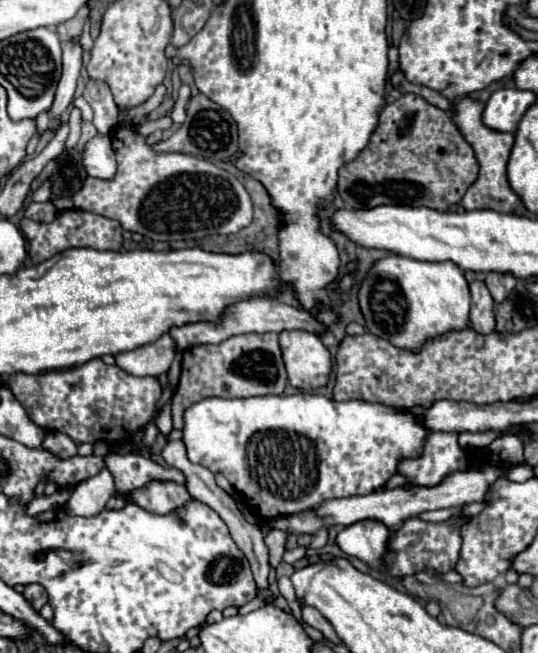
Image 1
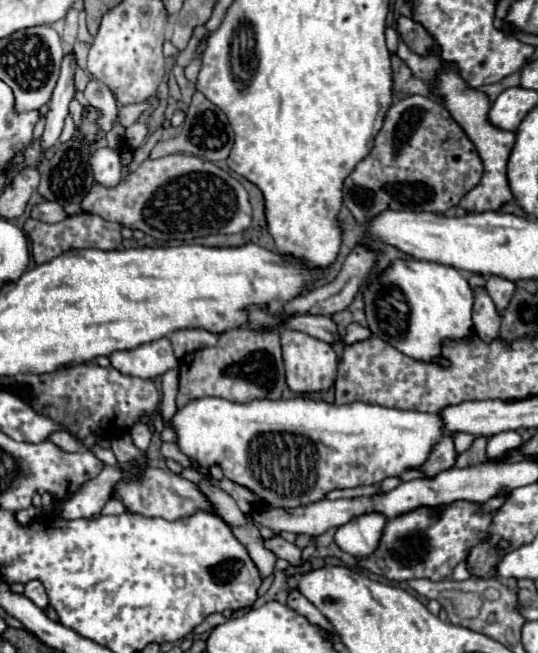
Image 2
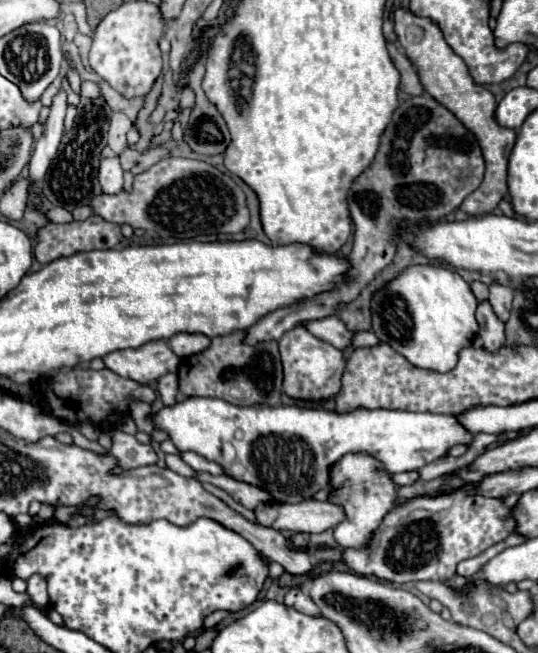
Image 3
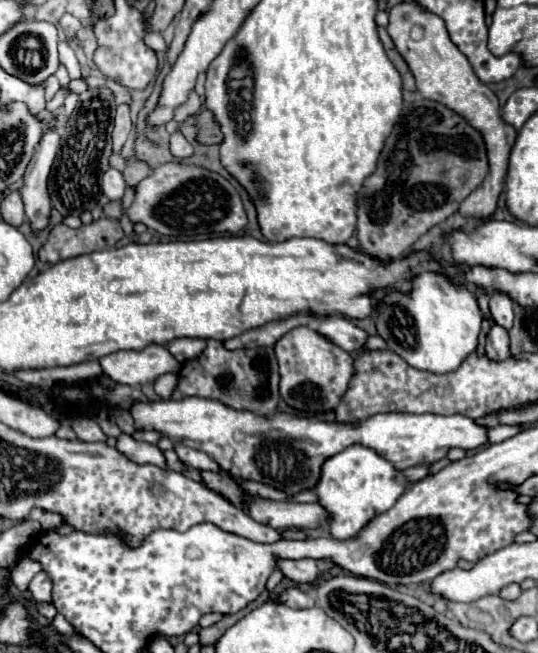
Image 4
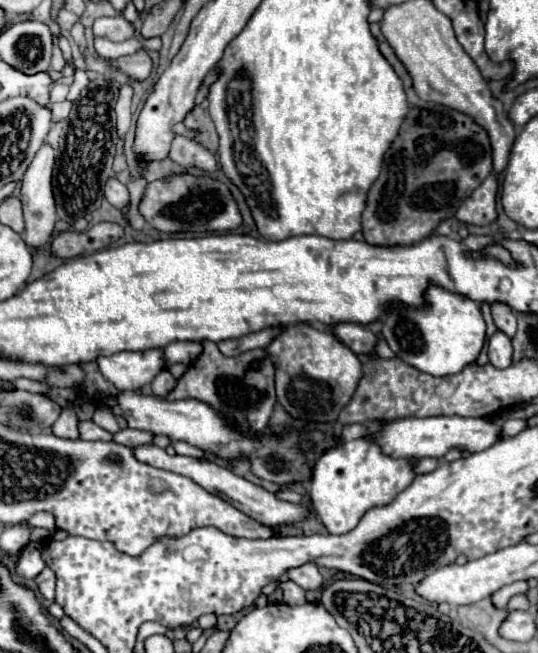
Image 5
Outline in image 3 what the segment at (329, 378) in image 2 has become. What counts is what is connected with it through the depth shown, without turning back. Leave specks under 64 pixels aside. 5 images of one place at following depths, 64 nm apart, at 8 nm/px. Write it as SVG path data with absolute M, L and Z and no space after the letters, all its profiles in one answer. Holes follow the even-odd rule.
M296 326L280 338L280 356L284 366L284 392L290 398L308 400L312 404L318 404L320 400L328 400L338 394L340 390L340 378L344 372L344 356L338 348L334 348L328 342L322 342L320 338L312 336L304 326Z

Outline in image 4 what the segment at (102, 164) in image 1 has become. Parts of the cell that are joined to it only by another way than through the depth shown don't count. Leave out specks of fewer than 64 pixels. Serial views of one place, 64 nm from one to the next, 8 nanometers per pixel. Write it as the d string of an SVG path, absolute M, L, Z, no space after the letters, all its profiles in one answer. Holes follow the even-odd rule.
M108 168L108 172L104 172L102 176L102 192L108 200L118 200L124 196L124 190L126 190L126 182L124 182L124 176L122 172L118 172L116 168Z

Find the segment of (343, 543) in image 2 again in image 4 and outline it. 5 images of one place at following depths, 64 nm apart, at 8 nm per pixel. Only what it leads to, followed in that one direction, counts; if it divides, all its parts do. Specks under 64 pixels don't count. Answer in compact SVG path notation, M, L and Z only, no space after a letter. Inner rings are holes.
M352 446L344 452L328 458L322 466L322 478L314 488L320 504L330 512L330 530L336 540L350 540L380 512L392 508L392 504L404 494L406 480L388 460L364 446Z

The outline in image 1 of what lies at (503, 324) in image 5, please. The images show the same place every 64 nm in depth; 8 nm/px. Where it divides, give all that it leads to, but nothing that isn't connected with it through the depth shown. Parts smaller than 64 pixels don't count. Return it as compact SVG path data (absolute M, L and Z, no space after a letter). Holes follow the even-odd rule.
M488 272L486 278L484 278L484 282L486 282L486 286L488 286L488 290L490 290L492 298L494 298L494 302L502 302L510 294L510 290L516 286L518 278L512 276L510 272L506 272L506 274Z

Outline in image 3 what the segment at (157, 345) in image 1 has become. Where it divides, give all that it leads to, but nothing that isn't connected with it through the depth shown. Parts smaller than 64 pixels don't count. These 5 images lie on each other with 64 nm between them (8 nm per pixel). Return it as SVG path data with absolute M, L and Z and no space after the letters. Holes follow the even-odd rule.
M166 340L148 342L136 350L118 350L104 356L106 368L122 378L148 384L158 380L162 374L178 370L178 356L168 348Z

